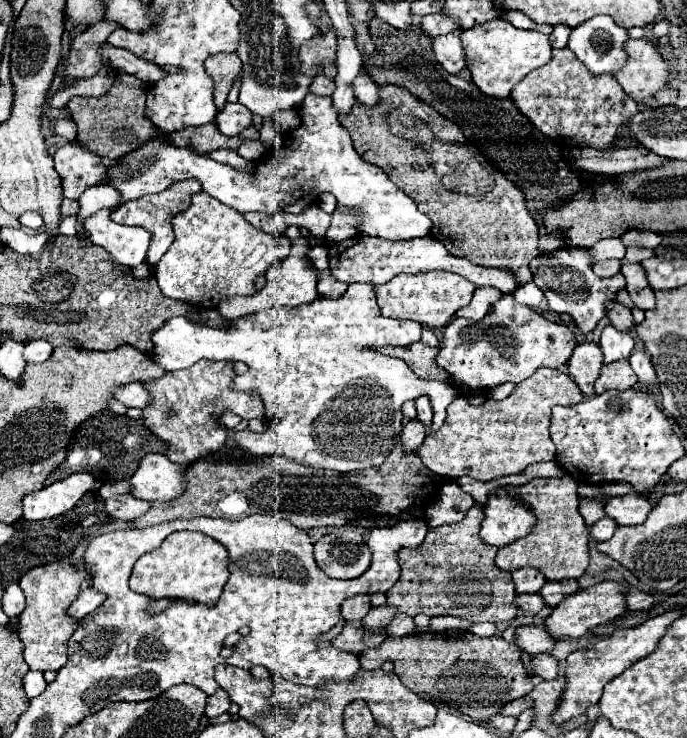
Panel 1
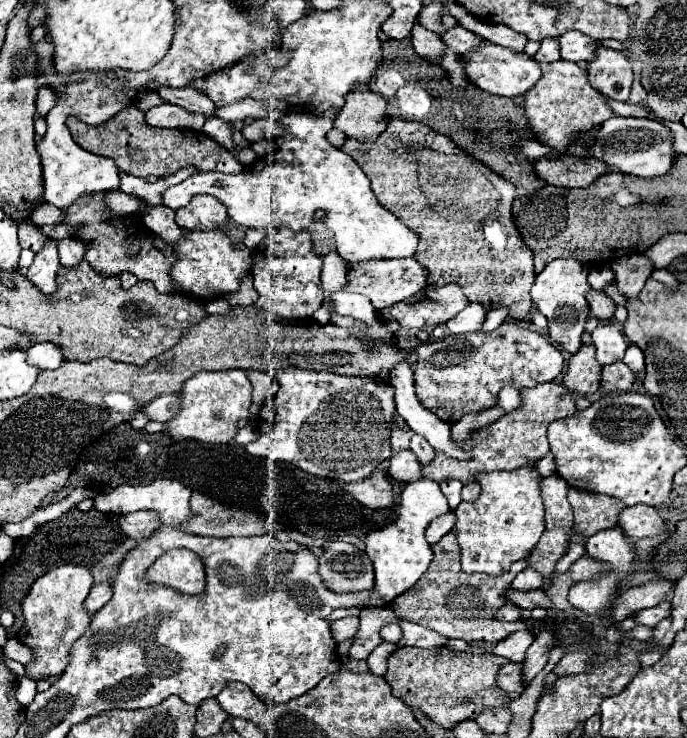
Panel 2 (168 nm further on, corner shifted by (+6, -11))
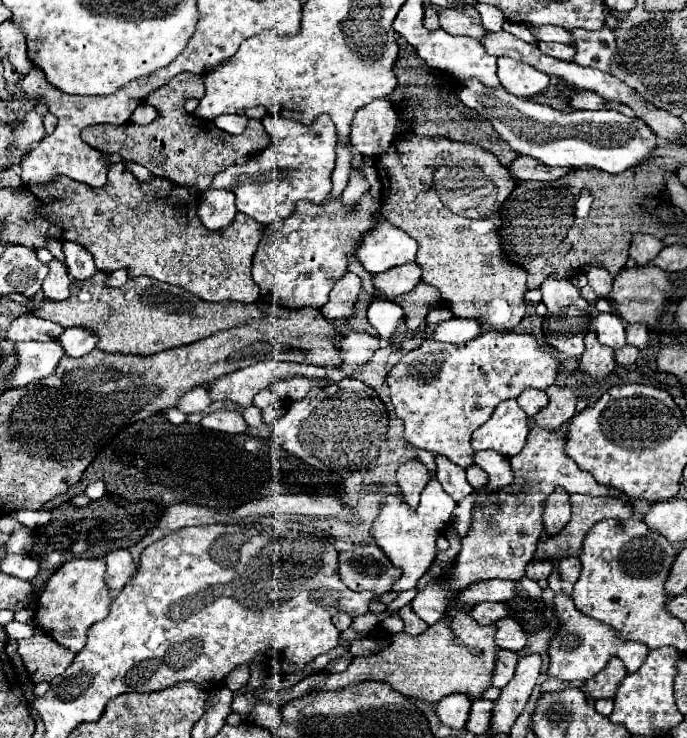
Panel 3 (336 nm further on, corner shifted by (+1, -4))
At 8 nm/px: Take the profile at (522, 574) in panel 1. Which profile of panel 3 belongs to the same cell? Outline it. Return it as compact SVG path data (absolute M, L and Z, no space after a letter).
M532 560L528 564L526 576L532 578L532 580L542 580L542 578L548 578L552 570L554 570L554 562L552 560Z

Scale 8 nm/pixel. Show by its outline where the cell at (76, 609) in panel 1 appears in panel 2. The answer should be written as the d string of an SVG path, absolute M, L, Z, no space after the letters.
M109 581L99 583L99 585L93 585L91 591L89 591L89 595L87 595L87 599L85 599L85 611L89 615L97 613L111 599L111 595L113 593L111 593L111 587L109 587Z

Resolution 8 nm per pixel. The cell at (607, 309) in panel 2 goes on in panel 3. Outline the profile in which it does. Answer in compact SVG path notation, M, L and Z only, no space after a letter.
M592 266L590 270L588 270L588 284L590 284L590 288L598 294L598 296L608 296L608 292L612 290L612 276L610 276L610 272L606 270L606 268L600 268L600 266Z

